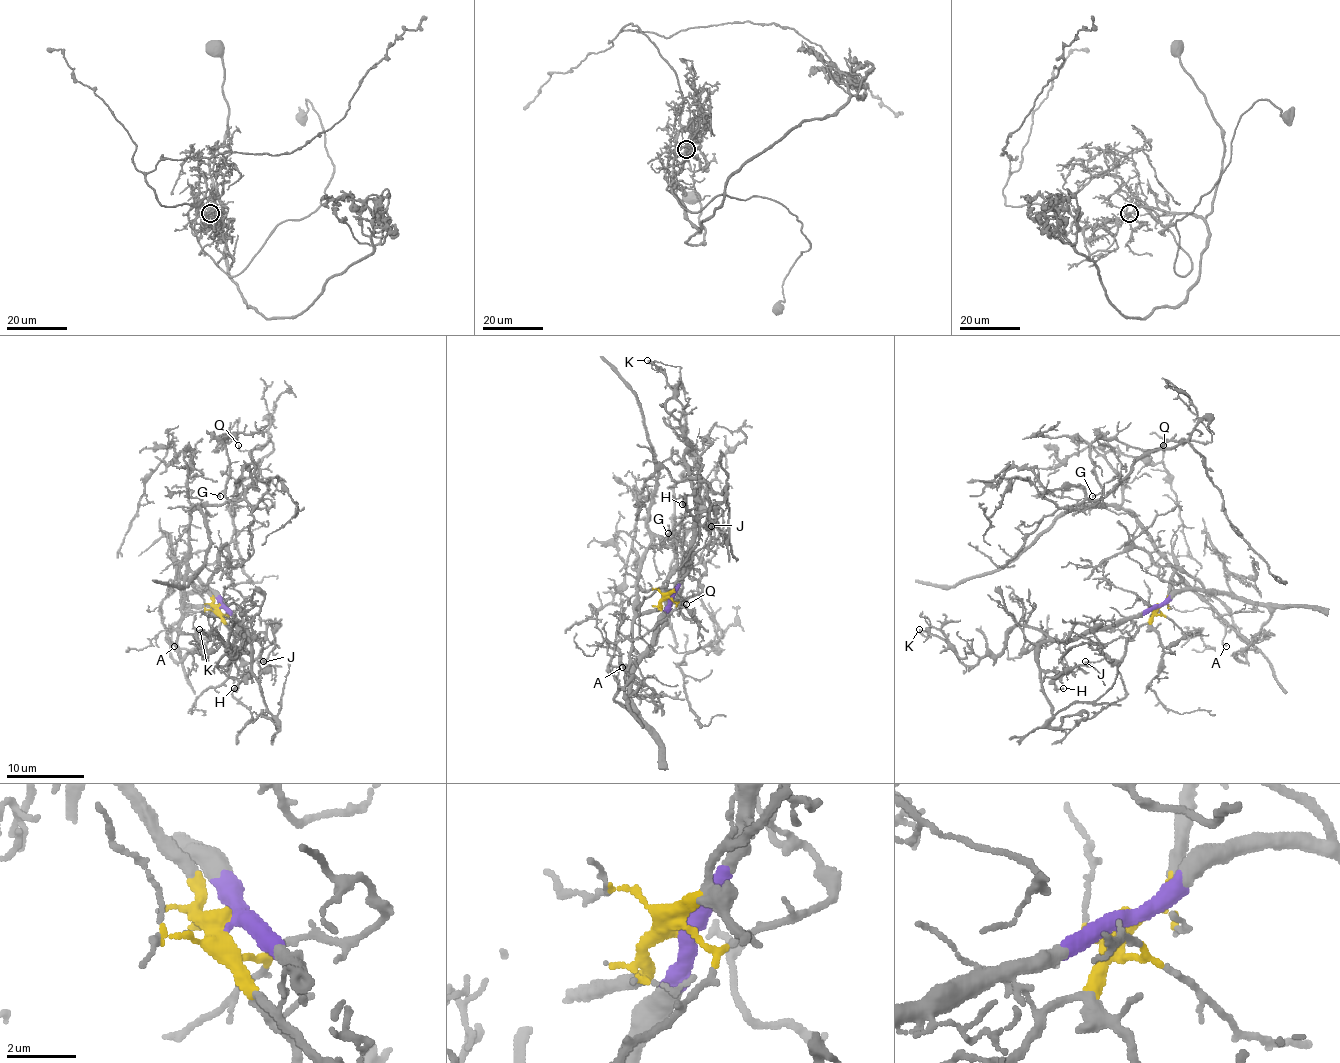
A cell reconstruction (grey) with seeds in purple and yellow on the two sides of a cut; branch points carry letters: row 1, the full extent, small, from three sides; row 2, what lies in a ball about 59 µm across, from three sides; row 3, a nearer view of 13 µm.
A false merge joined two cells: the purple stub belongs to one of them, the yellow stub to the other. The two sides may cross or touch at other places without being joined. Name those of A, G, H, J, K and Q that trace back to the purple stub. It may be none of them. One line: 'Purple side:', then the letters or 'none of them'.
Purple side: A, H, K

